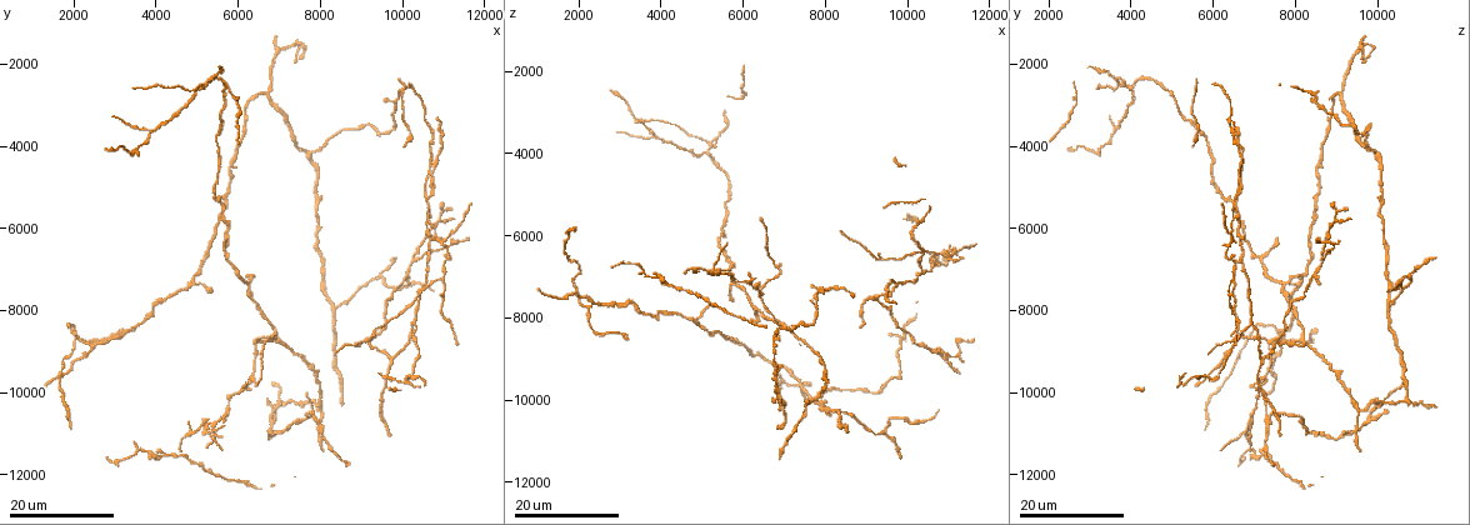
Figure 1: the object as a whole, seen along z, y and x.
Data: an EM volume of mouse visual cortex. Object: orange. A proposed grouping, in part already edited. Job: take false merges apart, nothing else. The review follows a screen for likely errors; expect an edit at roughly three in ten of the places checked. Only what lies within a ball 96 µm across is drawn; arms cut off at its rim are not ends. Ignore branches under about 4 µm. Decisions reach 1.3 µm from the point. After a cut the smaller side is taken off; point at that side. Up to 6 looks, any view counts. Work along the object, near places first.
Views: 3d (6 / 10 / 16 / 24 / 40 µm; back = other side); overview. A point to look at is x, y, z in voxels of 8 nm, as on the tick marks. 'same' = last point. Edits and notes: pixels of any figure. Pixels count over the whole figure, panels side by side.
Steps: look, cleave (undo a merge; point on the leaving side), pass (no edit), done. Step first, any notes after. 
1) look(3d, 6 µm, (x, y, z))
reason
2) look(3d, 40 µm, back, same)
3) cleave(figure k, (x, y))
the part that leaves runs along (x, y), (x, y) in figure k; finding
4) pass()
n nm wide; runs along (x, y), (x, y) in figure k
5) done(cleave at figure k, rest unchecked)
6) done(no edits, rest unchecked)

look(3d, 24 µm, (10350, 6750, 8700))
branch point

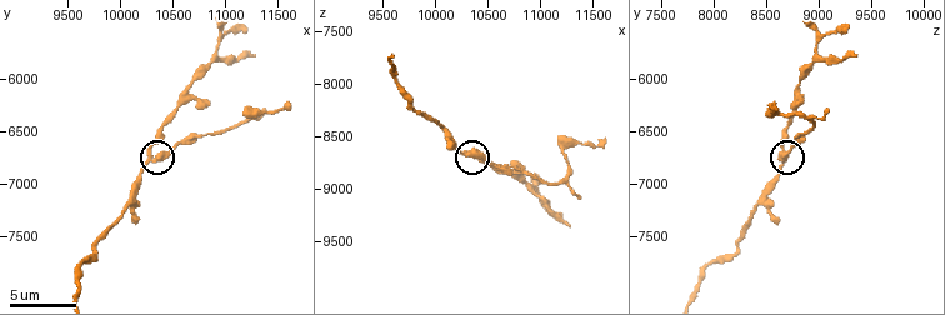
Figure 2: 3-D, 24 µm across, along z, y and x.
look(3d, 10 µm, (10320, 6740, 8660))

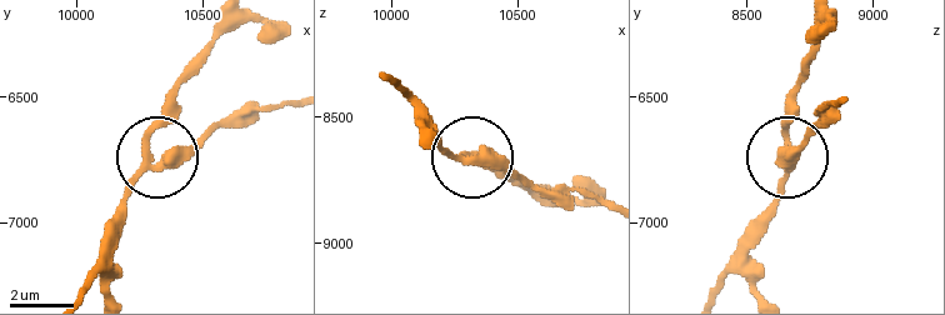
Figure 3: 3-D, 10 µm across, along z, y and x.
look(3d, 10 µm, back, (10320, 6760, 8680))

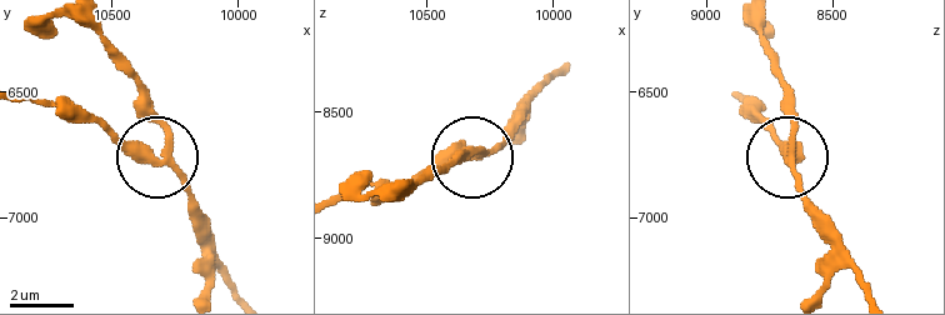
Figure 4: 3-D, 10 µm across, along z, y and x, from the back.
pass()
3 arms; runs along (866, 289), (834, 225), (796, 176), (790, 90) in figure 4; all the same neuron

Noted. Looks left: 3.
look(3d, 24 µm, (7850, 10550, 7300))
small branch off a trunk

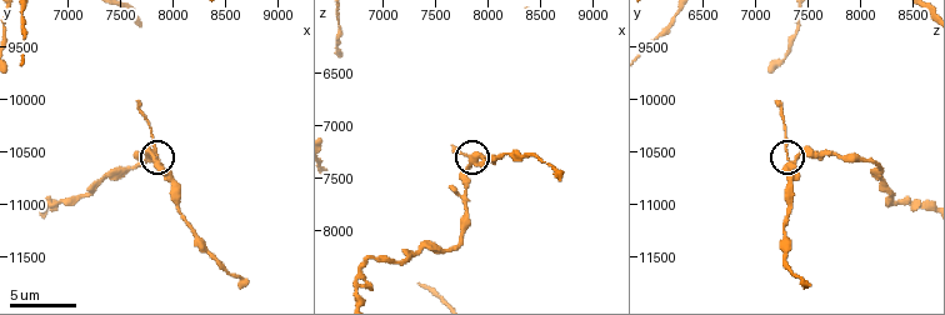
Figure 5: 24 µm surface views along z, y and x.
look(3d, 10 µm, (7860, 10600, 7340))

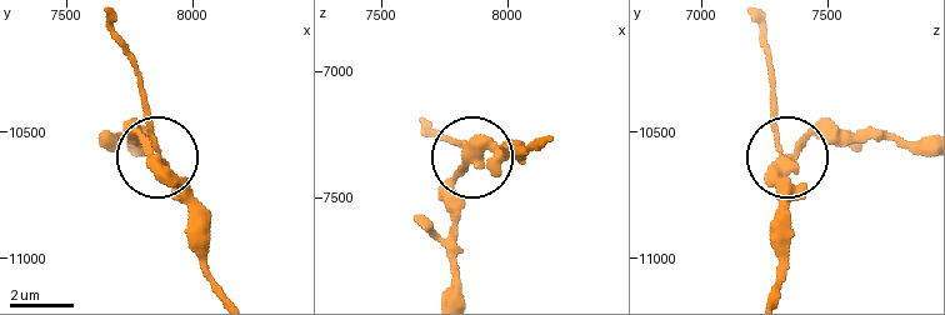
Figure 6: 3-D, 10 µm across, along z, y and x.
pass()
side arm 5 µm; runs along (130, 151), (138, 136), (154, 151), (138, 66) in figure 6; all the same neuron

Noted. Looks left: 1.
done(no edits, rest unchecked)

